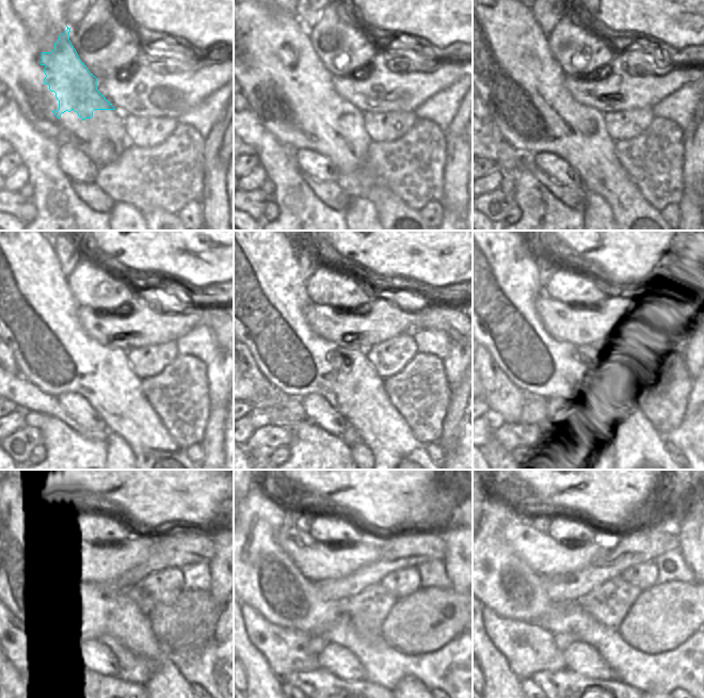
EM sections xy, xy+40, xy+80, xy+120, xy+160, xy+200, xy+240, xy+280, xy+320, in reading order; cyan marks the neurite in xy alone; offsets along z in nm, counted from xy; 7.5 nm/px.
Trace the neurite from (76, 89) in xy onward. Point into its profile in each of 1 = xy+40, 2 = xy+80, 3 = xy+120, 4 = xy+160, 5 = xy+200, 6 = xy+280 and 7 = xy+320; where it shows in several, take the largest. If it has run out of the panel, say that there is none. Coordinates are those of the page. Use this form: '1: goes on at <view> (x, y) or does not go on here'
1: goes on at xy+40 (305, 75)
2: goes on at xy+80 (545, 78)
3: goes on at xy+120 (62, 307)
4: goes on at xy+160 (296, 299)
5: goes on at xy+200 (544, 340)
6: goes on at xy+280 (305, 585)
7: goes on at xy+320 (538, 578)

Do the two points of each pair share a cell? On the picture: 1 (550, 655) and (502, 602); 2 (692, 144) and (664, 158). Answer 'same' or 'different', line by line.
1: different
2: different

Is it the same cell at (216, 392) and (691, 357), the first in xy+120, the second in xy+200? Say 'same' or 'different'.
same

